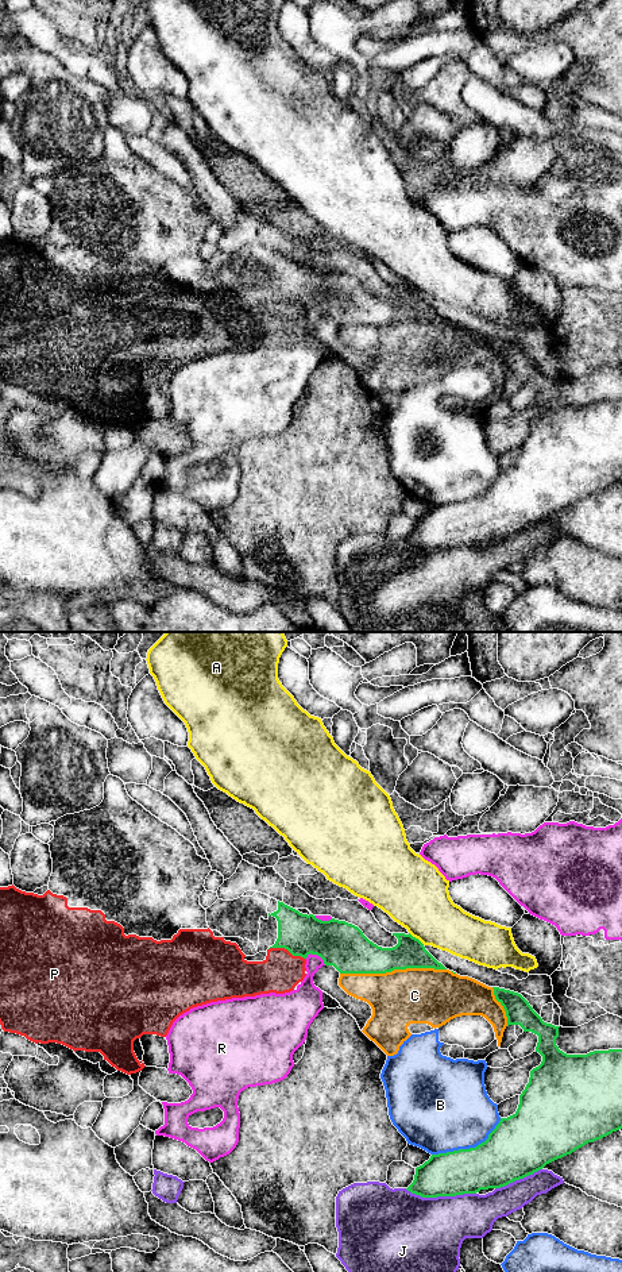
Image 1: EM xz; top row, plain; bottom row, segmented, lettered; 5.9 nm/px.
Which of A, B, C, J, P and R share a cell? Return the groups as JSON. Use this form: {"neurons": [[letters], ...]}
{"neurons": [["A"], ["B"], ["C"], ["J"], ["P"], ["R"]]}

